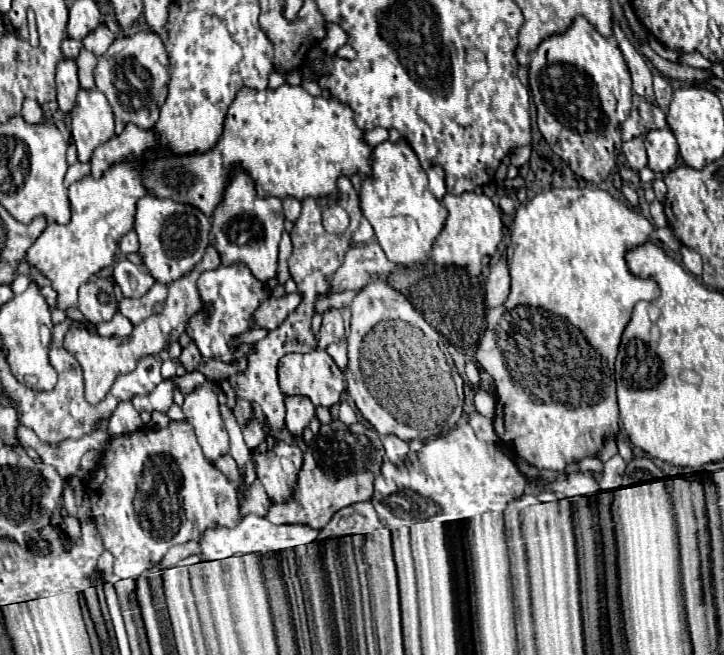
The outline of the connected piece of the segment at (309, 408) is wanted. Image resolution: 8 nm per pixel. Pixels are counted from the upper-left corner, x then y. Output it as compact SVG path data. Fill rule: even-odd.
M286 397L286 427L292 435L300 437L304 427L308 427L310 419L314 417L314 405L308 397Z

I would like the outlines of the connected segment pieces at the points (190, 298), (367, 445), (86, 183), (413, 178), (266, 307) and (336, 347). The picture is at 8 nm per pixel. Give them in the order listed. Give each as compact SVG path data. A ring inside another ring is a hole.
M214 245L208 247L208 251L204 253L204 259L188 273L184 275L184 279L178 279L176 283L172 283L168 287L168 299L164 303L164 311L160 315L150 315L148 319L144 319L140 325L134 327L134 331L128 335L128 339L116 339L116 337L100 337L100 335L92 335L84 329L70 329L64 335L64 343L62 347L80 363L82 373L84 373L84 383L86 383L86 401L90 405L98 405L106 393L110 391L112 383L116 381L118 375L130 373L136 369L136 363L146 357L146 355L156 355L160 353L164 347L168 347L170 343L178 341L178 337L186 331L186 325L190 321L190 317L194 317L196 313L202 311L204 303L200 299L196 281L198 277L208 271L208 269L216 269L220 265L220 255L216 251Z
M342 421L322 425L304 453L302 479L308 481L302 481L302 485L296 487L294 501L290 499L288 503L270 503L270 509L266 513L268 521L276 525L308 523L310 527L322 529L336 511L358 501L368 501L372 497L372 483L376 477L374 469L380 469L382 455L382 443L372 427L366 427L362 423L344 425Z
M116 163L102 179L84 177L80 183L68 187L72 221L68 225L48 223L42 235L26 251L26 263L48 277L56 291L56 307L66 311L78 303L78 287L94 273L110 267L116 253L120 235L132 229L136 201L146 195L138 171L138 163Z
M398 139L396 143L384 141L372 149L372 173L362 177L360 209L374 227L376 241L380 243L388 259L400 267L416 267L426 261L426 255L432 249L432 243L436 241L436 235L442 231L448 217L446 207L428 191L428 177L406 139Z
M292 293L280 299L264 299L252 315L252 329L276 329L290 311L294 311L300 303L300 293Z
M342 339L340 343L332 343L326 351L336 361L336 365L340 367L340 371L346 371L346 363L348 363L348 357L346 357L346 341Z

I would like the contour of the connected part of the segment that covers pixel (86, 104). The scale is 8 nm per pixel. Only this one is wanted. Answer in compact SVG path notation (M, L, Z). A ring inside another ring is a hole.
M90 89L78 91L76 105L70 113L72 139L78 147L78 161L90 161L94 149L114 137L114 115L104 93Z

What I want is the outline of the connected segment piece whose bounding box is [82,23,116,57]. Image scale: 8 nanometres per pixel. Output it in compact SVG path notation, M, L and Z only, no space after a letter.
M102 23L102 25L96 27L96 31L88 33L88 35L82 39L82 45L84 45L84 49L88 49L88 51L92 51L96 57L100 57L100 55L104 55L104 51L112 45L114 39L116 39L116 35Z

